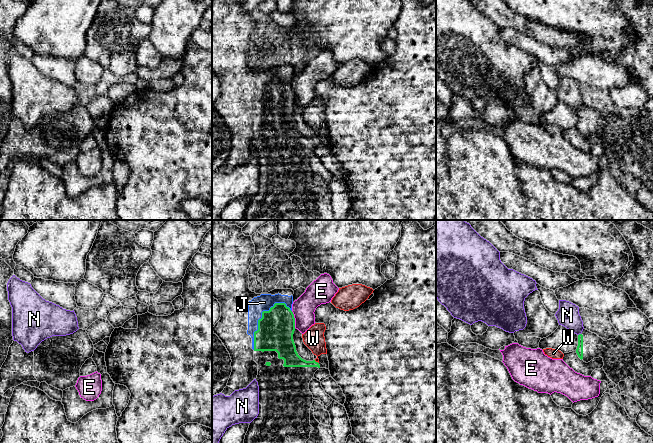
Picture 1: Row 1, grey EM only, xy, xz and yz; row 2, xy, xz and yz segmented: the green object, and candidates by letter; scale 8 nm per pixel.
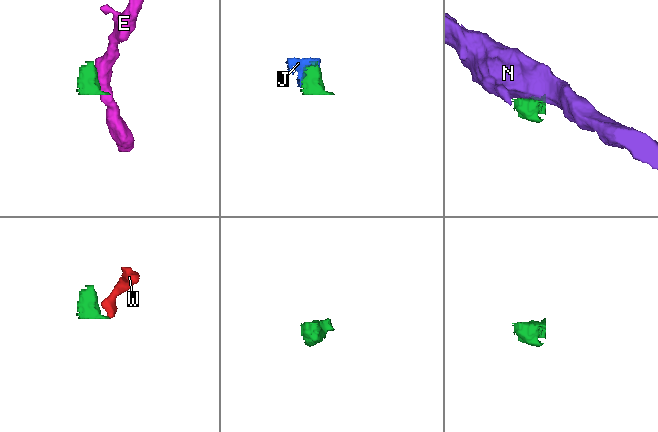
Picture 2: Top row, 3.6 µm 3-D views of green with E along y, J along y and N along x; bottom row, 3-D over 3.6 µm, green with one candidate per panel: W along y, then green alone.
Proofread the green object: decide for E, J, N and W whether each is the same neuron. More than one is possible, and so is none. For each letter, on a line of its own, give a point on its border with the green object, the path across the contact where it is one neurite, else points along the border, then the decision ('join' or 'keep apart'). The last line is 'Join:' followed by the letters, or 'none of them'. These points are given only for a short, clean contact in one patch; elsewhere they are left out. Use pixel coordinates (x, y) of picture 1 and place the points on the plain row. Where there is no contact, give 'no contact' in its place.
E: xz (294, 95) | along xz (291, 87), (295, 103) | keep apart
J: xz (258, 96) | join
N: yz (579, 110) | keep apart
W: xz (315, 137) | across xz (286, 126), (299, 138), (315, 137), (317, 120), (313, 114) | join
Join: J, W

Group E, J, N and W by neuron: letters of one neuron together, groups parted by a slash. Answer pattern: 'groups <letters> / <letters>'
groups E / J W / N

